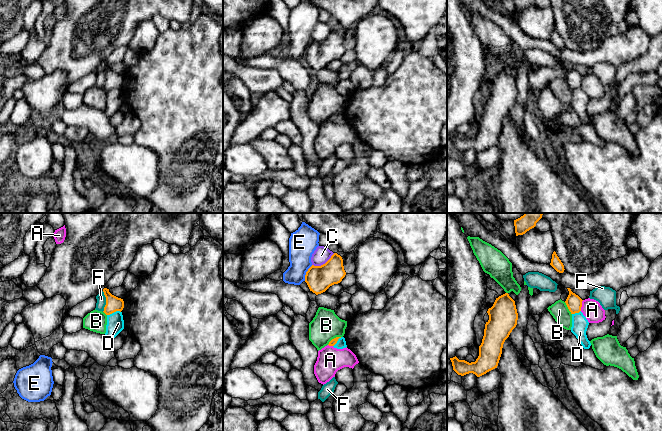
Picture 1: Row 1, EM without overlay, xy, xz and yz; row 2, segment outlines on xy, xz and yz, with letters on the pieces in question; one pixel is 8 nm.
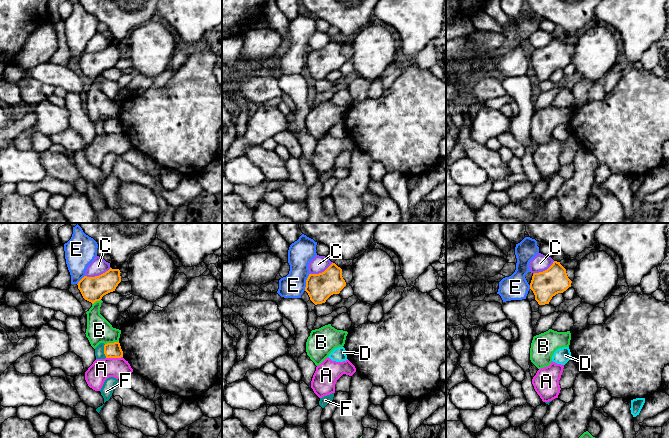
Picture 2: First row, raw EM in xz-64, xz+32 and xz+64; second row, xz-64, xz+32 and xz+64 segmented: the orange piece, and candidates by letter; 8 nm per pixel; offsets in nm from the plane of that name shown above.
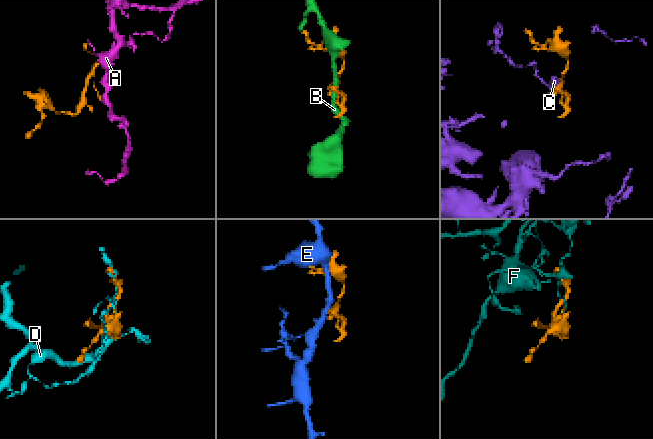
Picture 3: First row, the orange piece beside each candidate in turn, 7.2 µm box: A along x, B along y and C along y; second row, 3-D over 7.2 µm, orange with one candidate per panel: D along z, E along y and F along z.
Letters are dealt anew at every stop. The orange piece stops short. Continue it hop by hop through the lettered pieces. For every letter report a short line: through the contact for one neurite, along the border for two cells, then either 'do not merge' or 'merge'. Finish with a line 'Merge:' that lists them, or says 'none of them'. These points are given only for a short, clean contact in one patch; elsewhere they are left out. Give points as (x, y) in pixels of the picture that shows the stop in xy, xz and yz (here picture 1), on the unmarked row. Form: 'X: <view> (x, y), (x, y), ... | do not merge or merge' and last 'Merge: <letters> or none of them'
A: do not merge
B: do not merge
C: do not merge
D: do not merge
E: do not merge
F: xy (102, 67), (105, 73), (103, 87) | do not merge
Merge: none of them

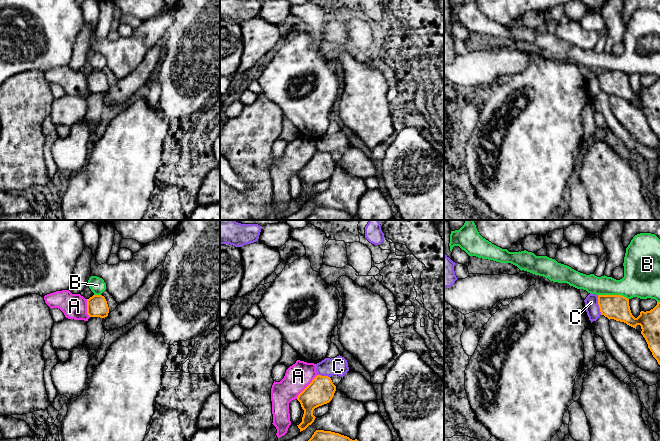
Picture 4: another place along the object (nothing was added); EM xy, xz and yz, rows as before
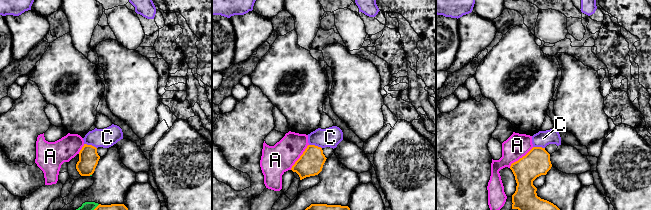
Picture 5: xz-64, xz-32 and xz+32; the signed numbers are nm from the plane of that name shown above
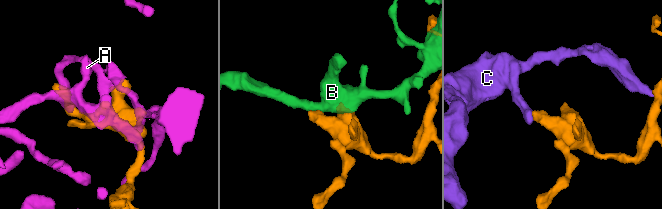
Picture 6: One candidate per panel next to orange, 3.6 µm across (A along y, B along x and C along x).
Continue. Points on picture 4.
A: do not merge
B: do not merge
C: yz (597, 71), (597, 80), (601, 90) | do not merge
Merge: none of them

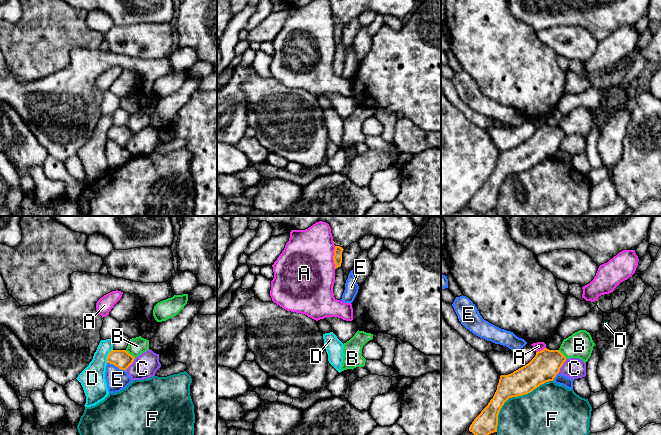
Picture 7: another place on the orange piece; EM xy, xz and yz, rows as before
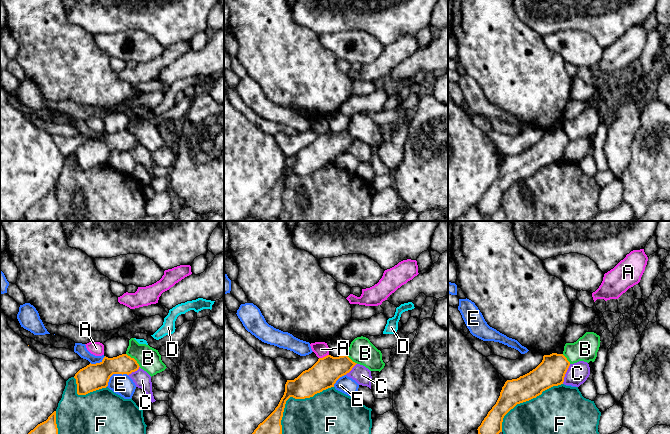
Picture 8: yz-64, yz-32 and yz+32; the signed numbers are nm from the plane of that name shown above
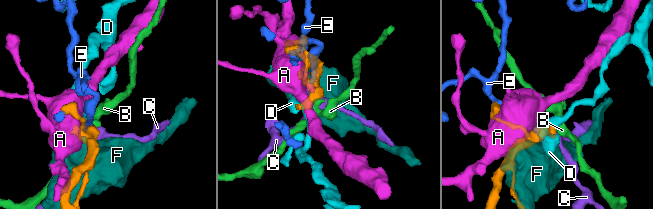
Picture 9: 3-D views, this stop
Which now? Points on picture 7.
A: do not merge
B: xy (125, 126), (135, 133) | do not merge
C: yz (566, 135), (558, 148) | do not merge
D: xy (112, 125), (107, 132), (106, 138) | do not merge
E: xy (107, 138), (125, 147) | do not merge
F: do not merge
Merge: none of them

